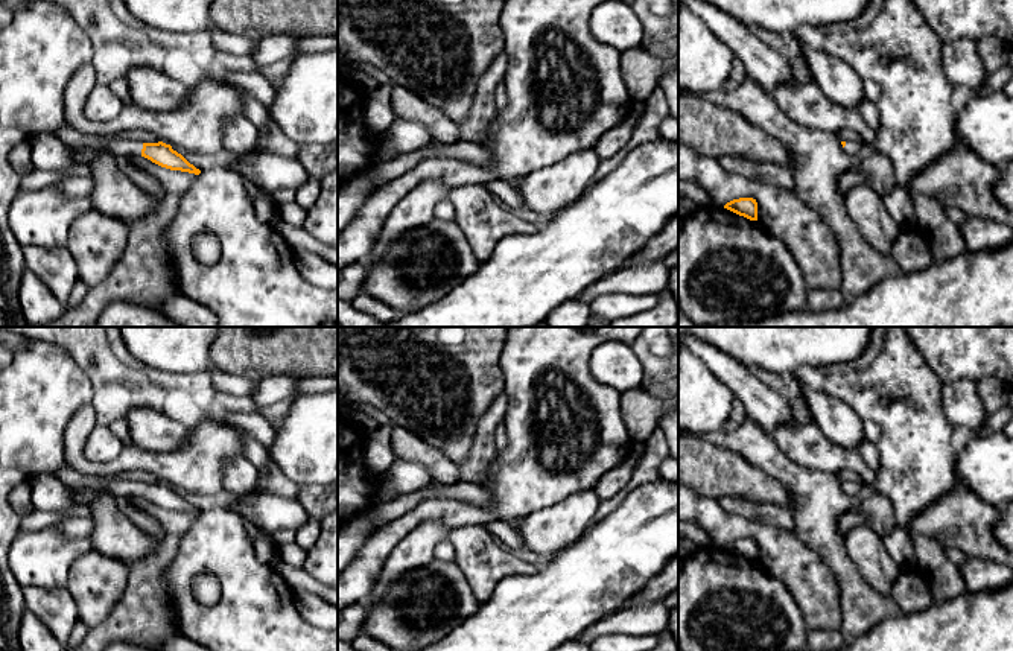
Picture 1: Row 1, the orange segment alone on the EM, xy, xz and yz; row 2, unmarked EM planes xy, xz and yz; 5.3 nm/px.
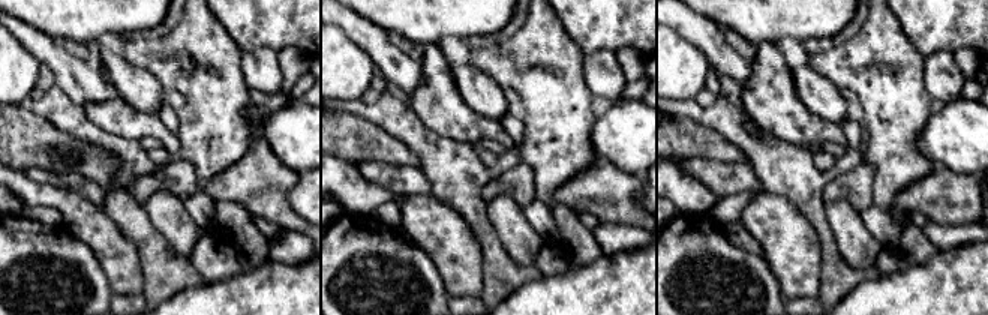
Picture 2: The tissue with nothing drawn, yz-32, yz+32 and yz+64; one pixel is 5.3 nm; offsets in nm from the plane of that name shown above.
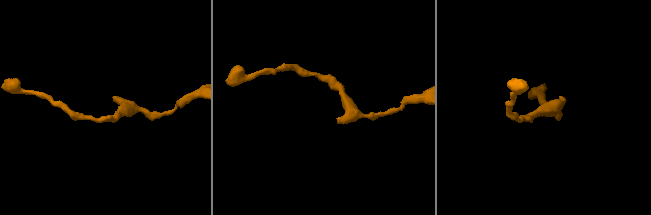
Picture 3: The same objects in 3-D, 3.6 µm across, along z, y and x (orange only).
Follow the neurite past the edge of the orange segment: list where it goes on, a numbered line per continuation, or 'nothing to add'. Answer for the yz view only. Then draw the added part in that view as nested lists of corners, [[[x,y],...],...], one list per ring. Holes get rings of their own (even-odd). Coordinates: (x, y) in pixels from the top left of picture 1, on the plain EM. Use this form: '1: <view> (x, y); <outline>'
1: yz (852, 489); [[[846,482],[844,491],[846,491],[849,496],[855,497],[855,496],[859,494],[861,485],[859,485],[859,484],[855,484],[855,482]]]

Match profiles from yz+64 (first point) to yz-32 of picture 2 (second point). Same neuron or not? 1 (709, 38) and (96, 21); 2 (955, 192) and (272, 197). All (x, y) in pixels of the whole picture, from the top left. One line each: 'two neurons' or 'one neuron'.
1: two neurons
2: one neuron

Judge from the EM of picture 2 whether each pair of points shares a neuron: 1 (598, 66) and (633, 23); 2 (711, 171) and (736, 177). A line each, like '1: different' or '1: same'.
1: different
2: same

